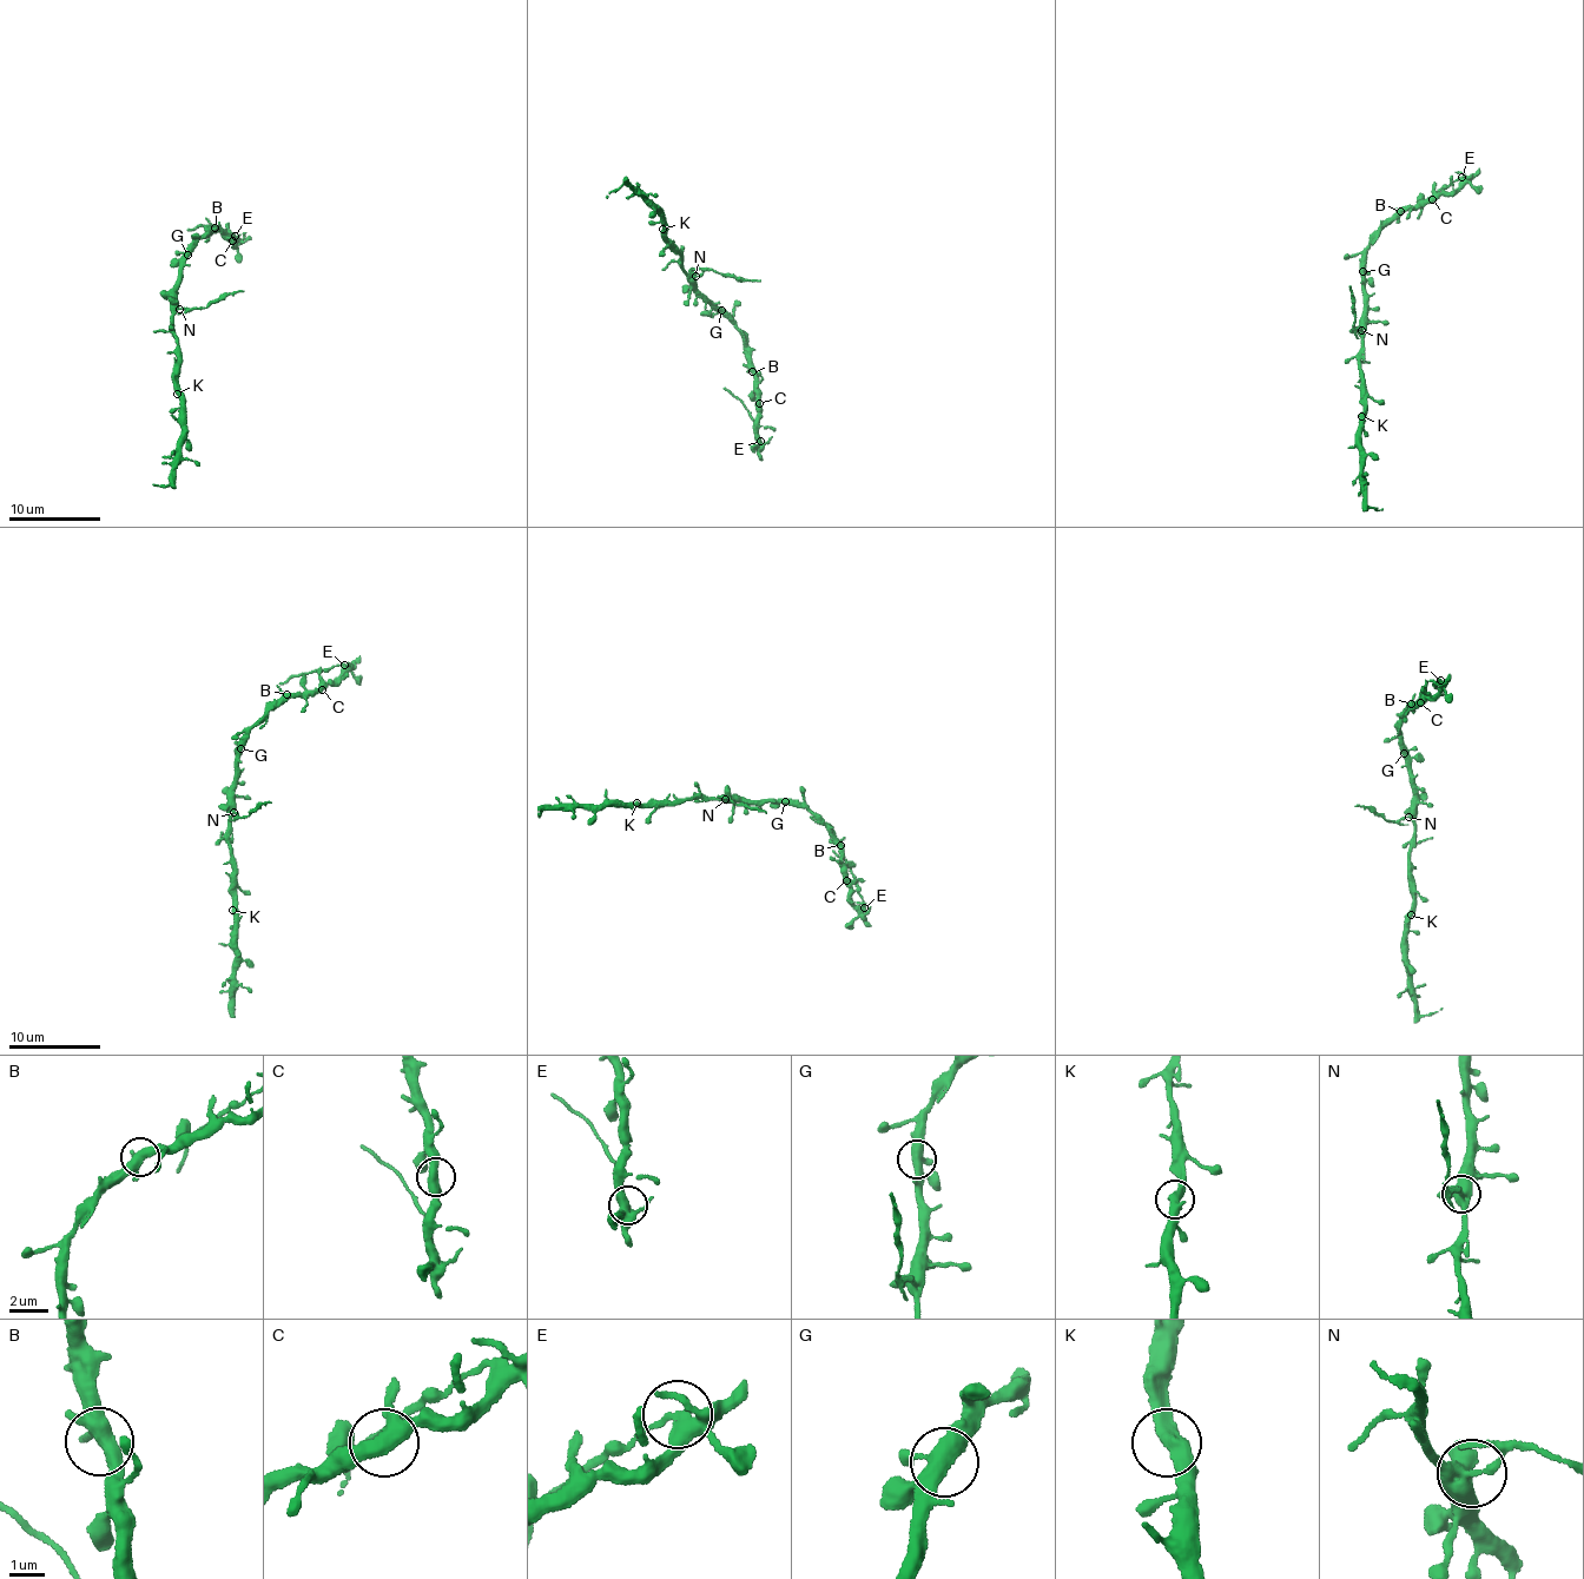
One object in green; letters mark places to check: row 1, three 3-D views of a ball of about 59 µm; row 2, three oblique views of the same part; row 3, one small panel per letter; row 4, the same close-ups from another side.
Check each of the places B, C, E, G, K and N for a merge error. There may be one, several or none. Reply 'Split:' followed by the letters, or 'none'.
Split: E, N

